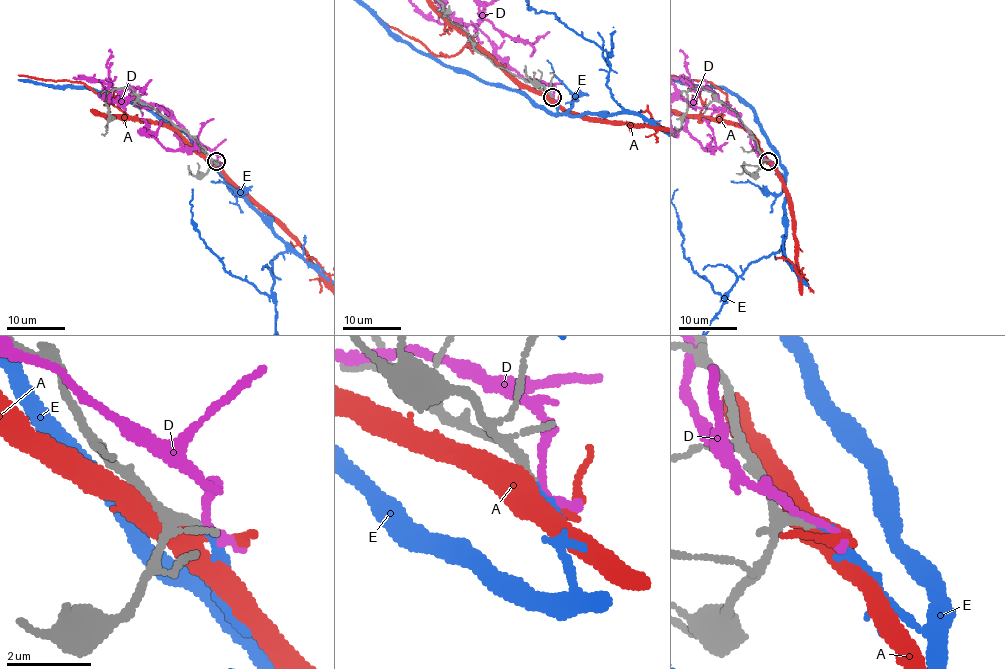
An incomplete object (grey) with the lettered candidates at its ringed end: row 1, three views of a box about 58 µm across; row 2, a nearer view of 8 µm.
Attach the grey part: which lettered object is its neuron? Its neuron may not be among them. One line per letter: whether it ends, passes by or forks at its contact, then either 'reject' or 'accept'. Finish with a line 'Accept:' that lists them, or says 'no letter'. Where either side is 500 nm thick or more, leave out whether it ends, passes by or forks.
A: it forks; reject
D: it passes by; reject
E: it passes by; accept
Accept: E

